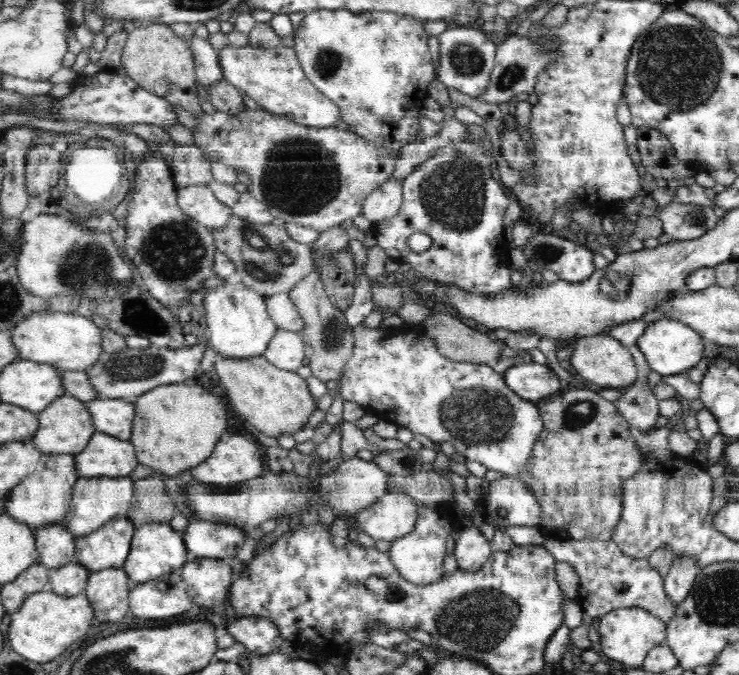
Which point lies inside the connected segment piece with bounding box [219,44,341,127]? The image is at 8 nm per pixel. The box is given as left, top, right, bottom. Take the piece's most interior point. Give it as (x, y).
(272, 77)

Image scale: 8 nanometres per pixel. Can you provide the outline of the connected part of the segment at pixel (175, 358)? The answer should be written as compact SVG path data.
M208 334L188 348L169 348L152 346L137 349L124 347L116 352L104 353L96 364L92 364L85 370L90 384L96 389L101 399L135 399L146 391L152 391L156 387L164 387L167 384L183 383L184 380L195 376L204 357Z

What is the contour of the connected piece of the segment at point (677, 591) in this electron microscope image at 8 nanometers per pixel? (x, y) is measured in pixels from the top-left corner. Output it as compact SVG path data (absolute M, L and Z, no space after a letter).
M690 557L675 558L669 574L664 579L664 591L672 602L680 604L692 591L696 578L700 574L700 564Z

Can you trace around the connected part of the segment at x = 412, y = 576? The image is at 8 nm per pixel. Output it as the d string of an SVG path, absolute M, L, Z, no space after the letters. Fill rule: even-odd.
M418 506L419 518L411 533L391 541L390 558L398 573L414 585L433 584L444 575L444 558L446 558L446 546L450 538L452 521L450 517L438 508Z

